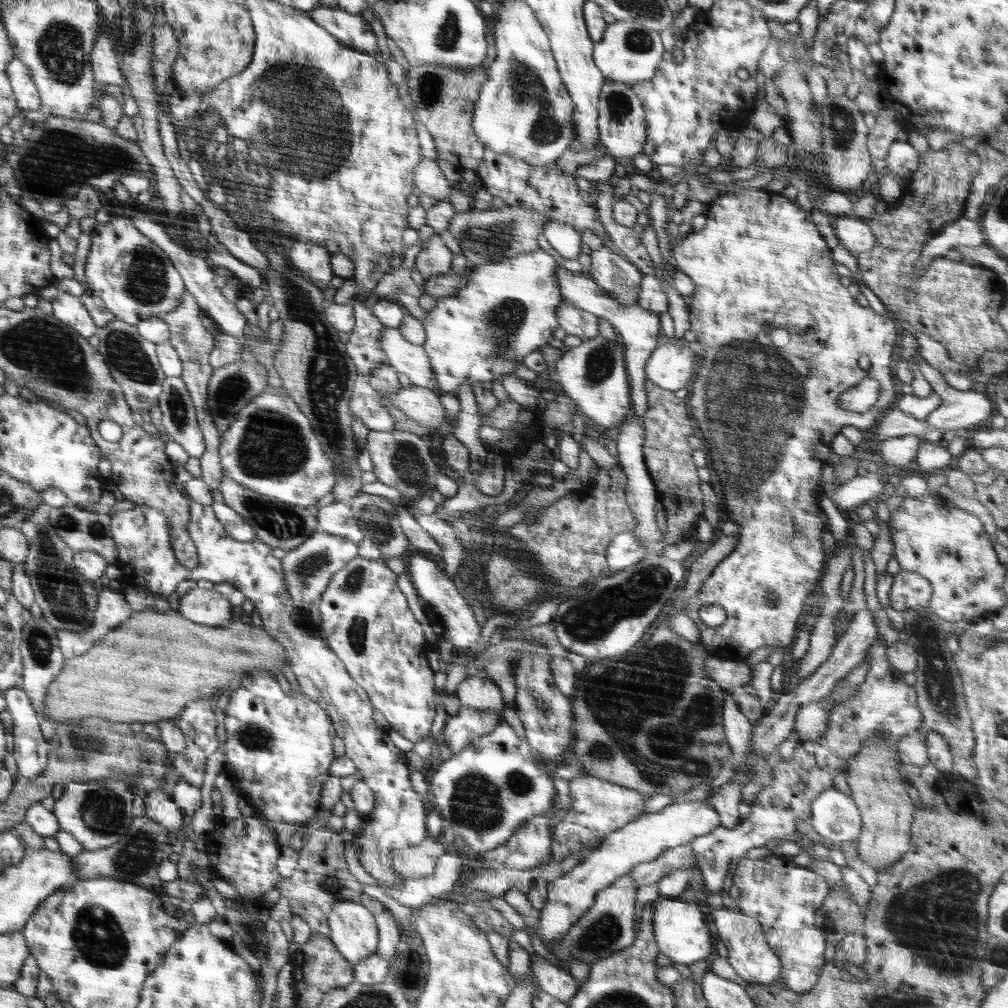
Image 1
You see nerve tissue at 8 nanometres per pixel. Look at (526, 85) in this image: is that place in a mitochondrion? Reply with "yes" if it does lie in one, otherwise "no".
yes

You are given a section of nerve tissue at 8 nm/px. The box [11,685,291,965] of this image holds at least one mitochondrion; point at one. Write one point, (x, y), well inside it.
(103, 813)

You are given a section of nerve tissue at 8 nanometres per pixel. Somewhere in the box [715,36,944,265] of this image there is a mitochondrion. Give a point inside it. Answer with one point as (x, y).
(840, 128)

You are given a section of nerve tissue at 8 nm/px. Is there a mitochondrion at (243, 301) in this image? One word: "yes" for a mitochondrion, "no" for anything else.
no

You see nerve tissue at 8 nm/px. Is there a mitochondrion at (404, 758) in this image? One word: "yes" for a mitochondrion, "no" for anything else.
no

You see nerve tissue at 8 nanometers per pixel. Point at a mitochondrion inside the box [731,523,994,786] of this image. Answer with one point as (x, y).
(939, 687)

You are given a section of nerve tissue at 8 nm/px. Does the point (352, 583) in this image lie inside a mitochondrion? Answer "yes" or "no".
yes

